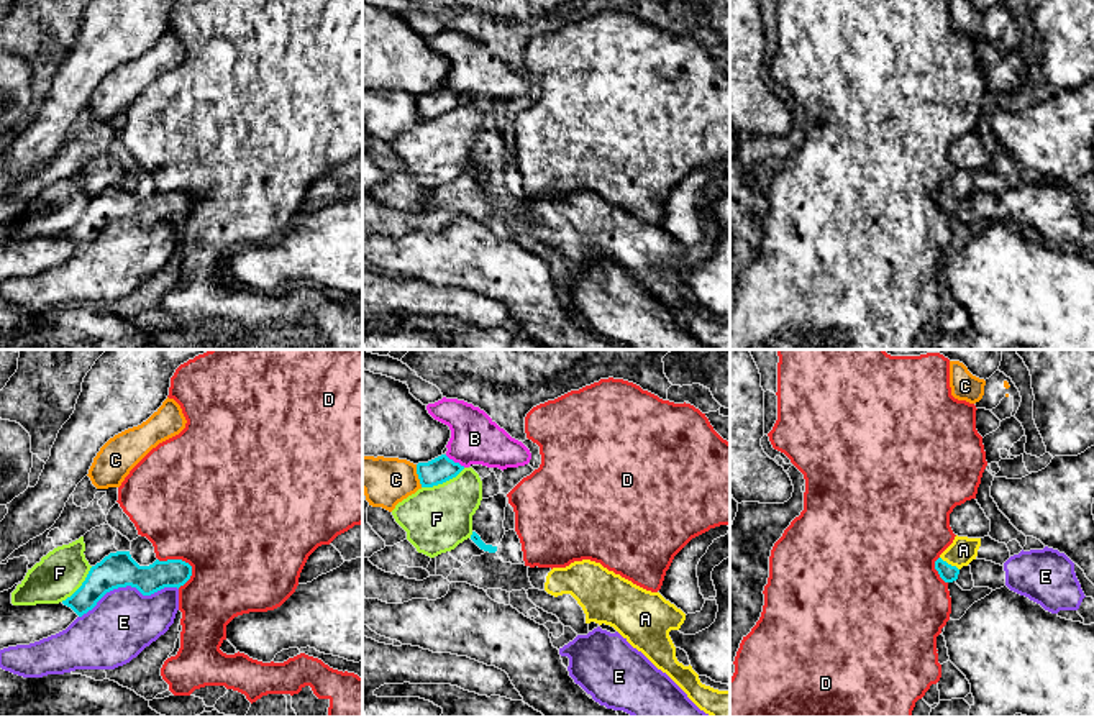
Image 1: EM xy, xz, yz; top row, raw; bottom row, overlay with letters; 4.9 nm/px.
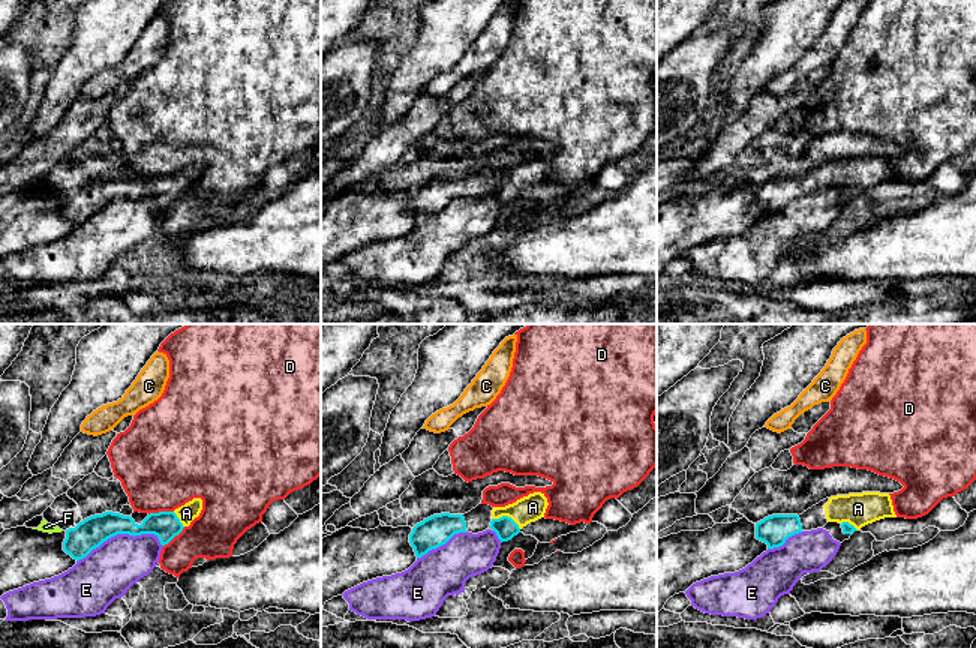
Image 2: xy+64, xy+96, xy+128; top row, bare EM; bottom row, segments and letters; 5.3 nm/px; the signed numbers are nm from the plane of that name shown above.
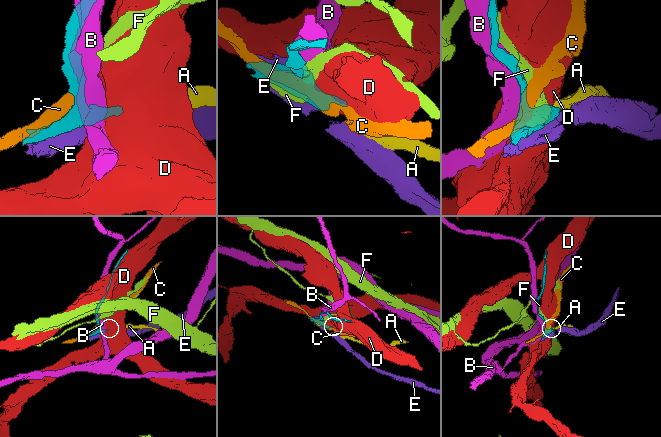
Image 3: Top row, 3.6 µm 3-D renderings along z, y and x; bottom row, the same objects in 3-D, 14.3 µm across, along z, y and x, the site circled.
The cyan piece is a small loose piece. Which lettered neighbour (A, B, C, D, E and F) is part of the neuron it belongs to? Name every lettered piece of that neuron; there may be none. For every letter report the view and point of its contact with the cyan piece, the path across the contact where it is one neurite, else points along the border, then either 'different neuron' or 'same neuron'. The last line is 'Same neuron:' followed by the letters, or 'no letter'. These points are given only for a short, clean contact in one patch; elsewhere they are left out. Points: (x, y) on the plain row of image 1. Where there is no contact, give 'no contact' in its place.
A: meets cyan in yz at (950, 197); runs through yz (948, 205), (950, 197), (963, 182); same neuron
B: meets cyan in xz at (453, 94); different neuron
C: meets cyan in xz at (419, 109); different neuron
D: meets cyan in xy at (181, 192); different neuron
E: meets cyan in xy at (128, 217); different neuron
F: meets cyan in xz at (443, 114); different neuron
Same neuron: A

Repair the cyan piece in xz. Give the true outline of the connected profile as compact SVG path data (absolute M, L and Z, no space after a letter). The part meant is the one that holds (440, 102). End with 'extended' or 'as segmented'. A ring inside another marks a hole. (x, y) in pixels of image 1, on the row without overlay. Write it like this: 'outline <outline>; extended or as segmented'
outline M441 87L428 95L417 97L417 107L422 120L433 120L456 110L464 98Z; as segmented

